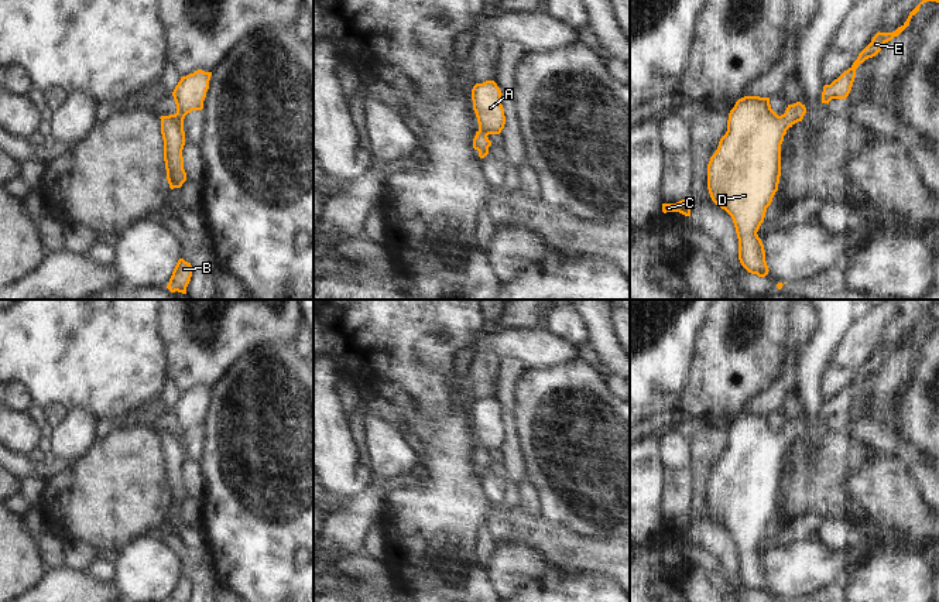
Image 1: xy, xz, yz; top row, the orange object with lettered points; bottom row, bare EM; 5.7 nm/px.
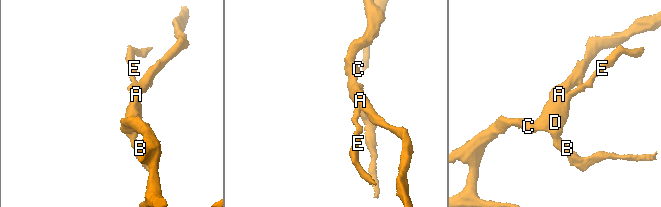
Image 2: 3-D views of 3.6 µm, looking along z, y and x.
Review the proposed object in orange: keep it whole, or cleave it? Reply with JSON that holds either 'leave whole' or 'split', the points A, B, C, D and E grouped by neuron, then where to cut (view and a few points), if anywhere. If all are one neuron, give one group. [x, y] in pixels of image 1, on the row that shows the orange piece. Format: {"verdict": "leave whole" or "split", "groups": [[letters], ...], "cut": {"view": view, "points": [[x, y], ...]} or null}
{"verdict": "leave whole", "groups": [["A", "B", "C", "D", "E"]], "cut": null}

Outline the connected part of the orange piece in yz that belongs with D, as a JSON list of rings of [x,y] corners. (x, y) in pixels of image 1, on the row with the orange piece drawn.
[[[744,96],[729,113],[727,131],[707,164],[712,201],[733,219],[738,260],[751,274],[765,277],[765,250],[757,232],[778,191],[781,144],[787,130],[802,122],[805,105],[788,105],[778,116],[770,98]]]

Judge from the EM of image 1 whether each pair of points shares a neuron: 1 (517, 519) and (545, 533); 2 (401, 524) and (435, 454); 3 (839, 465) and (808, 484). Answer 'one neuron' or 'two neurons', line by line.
1: one neuron
2: one neuron
3: one neuron

